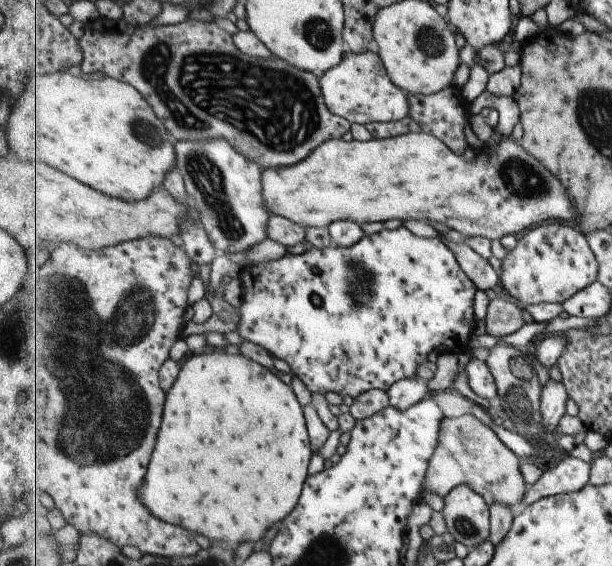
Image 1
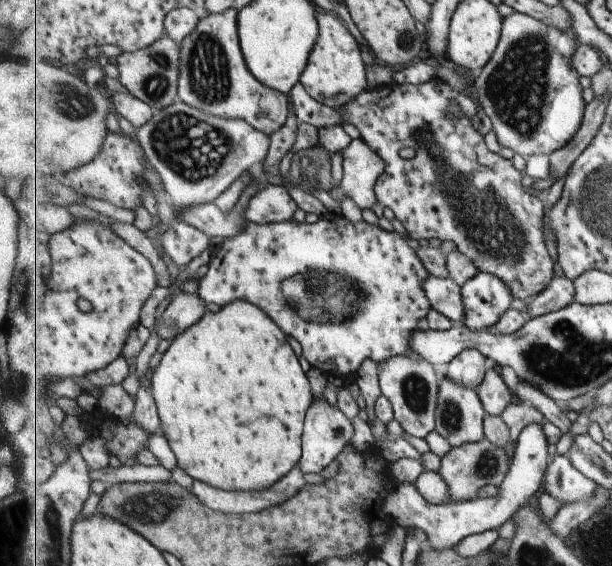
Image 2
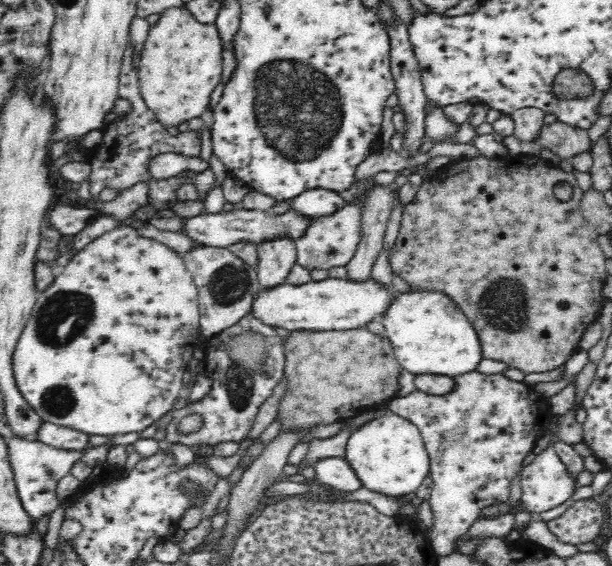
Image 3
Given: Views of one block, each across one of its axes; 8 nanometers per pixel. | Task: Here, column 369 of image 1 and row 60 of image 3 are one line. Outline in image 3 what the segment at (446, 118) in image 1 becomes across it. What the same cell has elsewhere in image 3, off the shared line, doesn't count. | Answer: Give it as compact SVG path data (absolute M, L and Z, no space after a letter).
M128 46L123 56L123 65L119 76L118 97L131 102L131 113L113 117L104 126L104 134L98 145L88 152L91 175L89 192L91 203L100 203L98 197L104 188L114 188L118 193L128 194L130 188L148 178L146 164L162 152L181 152L188 156L198 156L201 149L201 135L188 130L176 136L170 135L160 122L156 121L151 110L144 104L138 86L137 68L132 65L132 47Z

